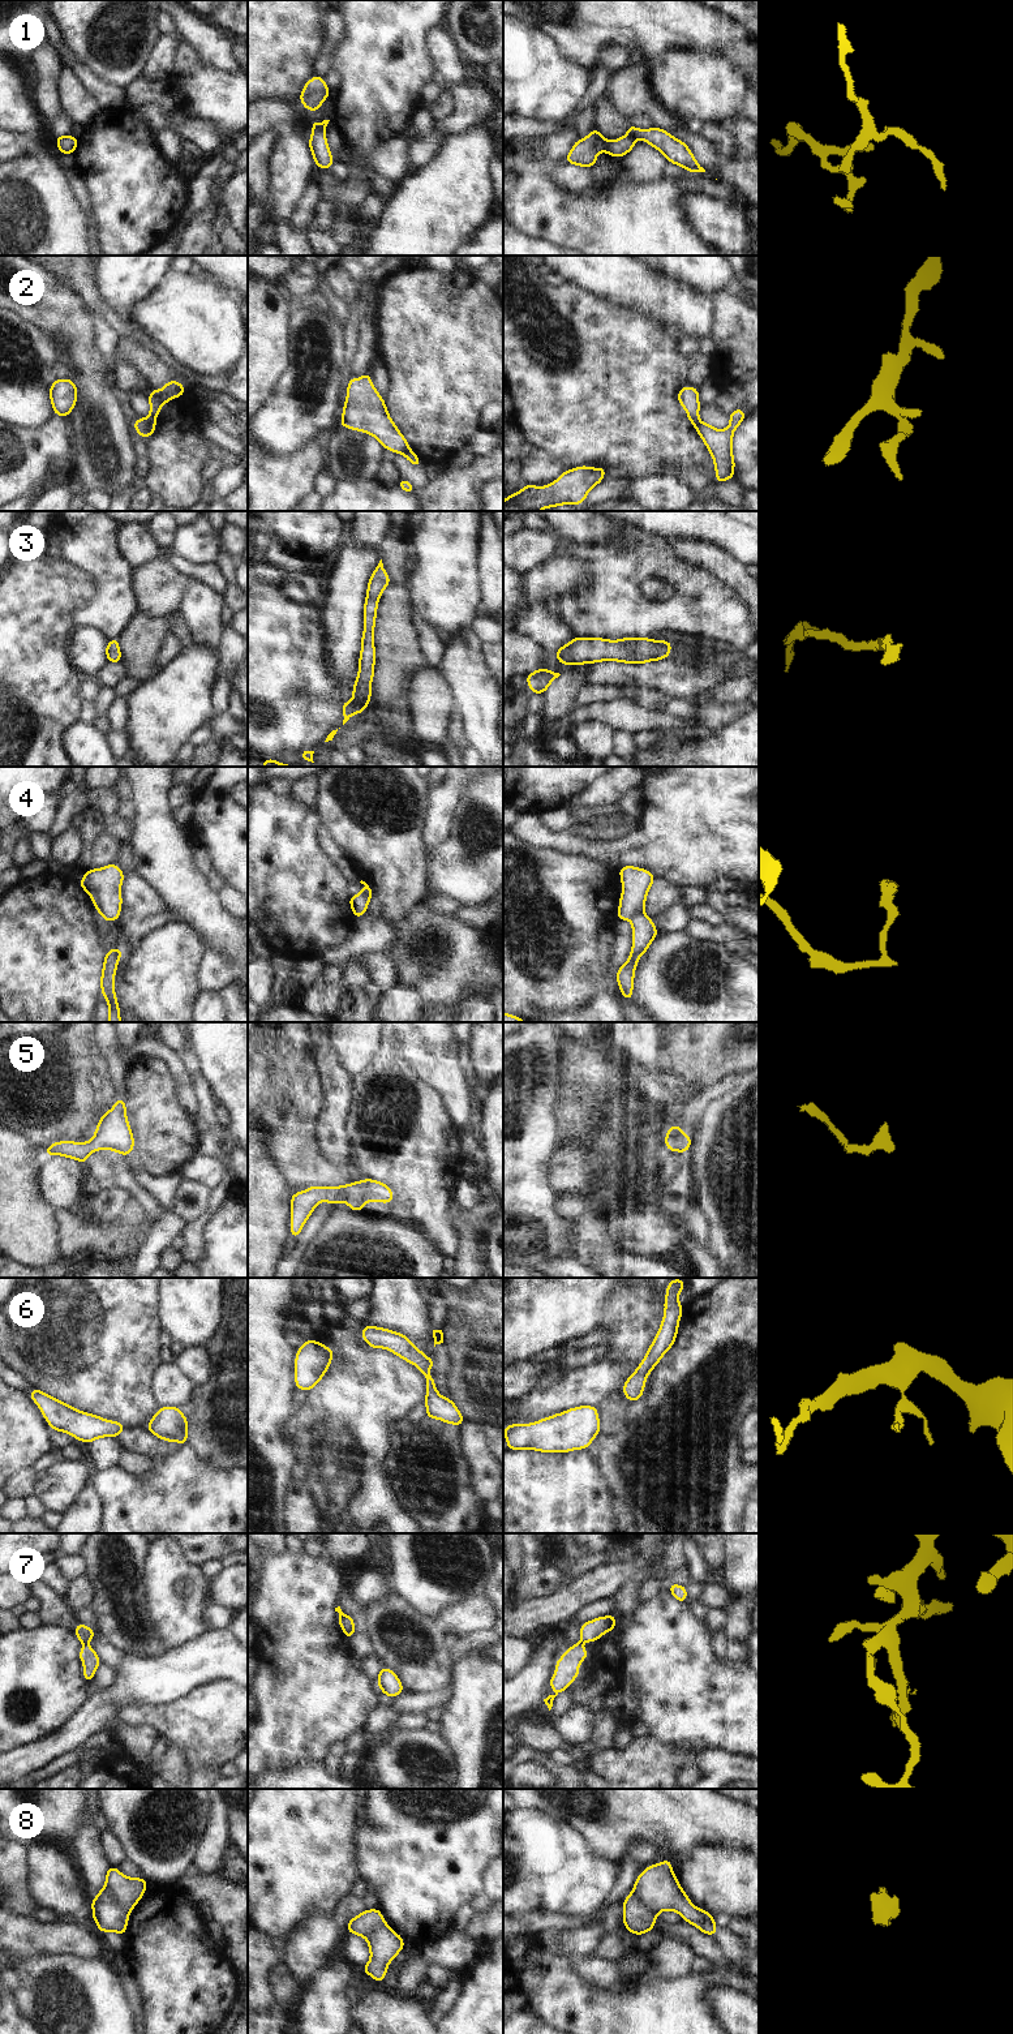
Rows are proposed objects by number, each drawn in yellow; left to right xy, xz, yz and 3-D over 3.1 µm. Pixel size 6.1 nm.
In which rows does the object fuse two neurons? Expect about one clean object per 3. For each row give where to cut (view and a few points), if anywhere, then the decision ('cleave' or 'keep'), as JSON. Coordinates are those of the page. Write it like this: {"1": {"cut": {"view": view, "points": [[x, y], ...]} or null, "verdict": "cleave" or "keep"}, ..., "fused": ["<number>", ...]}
{"1": {"cut": {"view": "yz", "points": [[626, 134], [635, 138]]}, "verdict": "cleave"}, "2": {"cut": {"view": "yz", "points": [[699, 421], [695, 428]]}, "verdict": "cleave"}, "3": {"cut": null, "verdict": "keep"}, "4": {"cut": {"view": "yz", "points": [[642, 912], [629, 919]]}, "verdict": "cleave"}, "5": {"cut": null, "verdict": "keep"}, "6": {"cut": null, "verdict": "keep"}, "7": {"cut": {"view": "xy", "points": [[82, 1642], [86, 1643]]}, "verdict": "cleave"}, "8": {"cut": {"view": "xy", "points": [[104, 1886], [112, 1899], [128, 1914]]}, "verdict": "cleave"}, "fused": ["1", "2", "4", "7", "8"]}

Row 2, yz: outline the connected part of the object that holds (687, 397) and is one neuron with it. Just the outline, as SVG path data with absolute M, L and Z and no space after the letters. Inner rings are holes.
M684 386L678 392L678 402L687 411L687 419L696 428L699 422L699 390L695 387Z

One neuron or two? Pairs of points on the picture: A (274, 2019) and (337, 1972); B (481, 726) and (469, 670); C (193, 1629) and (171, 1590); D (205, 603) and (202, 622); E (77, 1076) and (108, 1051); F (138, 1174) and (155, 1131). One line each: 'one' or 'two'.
A: two
B: one
C: one
D: one
E: two
F: two

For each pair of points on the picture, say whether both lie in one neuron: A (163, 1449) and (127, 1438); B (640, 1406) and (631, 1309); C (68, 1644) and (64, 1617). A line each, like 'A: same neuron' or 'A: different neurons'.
A: same neuron
B: different neurons
C: different neurons

